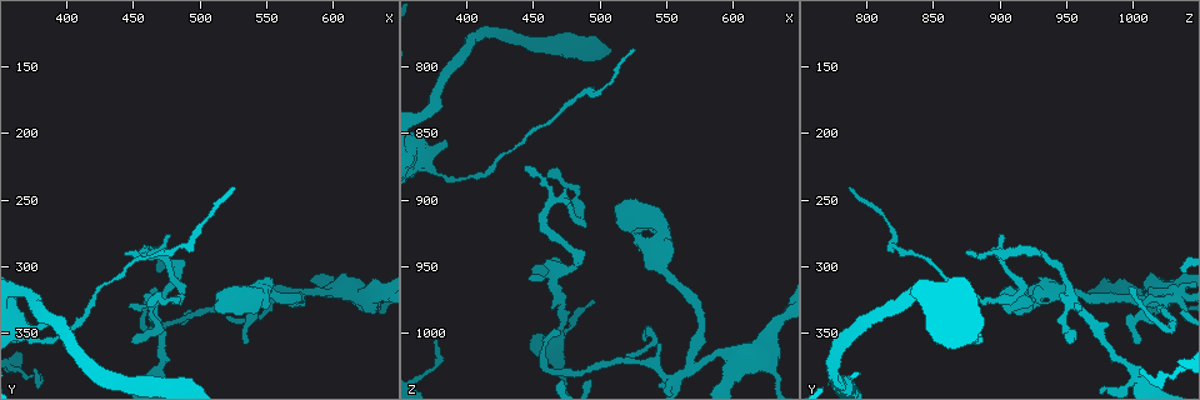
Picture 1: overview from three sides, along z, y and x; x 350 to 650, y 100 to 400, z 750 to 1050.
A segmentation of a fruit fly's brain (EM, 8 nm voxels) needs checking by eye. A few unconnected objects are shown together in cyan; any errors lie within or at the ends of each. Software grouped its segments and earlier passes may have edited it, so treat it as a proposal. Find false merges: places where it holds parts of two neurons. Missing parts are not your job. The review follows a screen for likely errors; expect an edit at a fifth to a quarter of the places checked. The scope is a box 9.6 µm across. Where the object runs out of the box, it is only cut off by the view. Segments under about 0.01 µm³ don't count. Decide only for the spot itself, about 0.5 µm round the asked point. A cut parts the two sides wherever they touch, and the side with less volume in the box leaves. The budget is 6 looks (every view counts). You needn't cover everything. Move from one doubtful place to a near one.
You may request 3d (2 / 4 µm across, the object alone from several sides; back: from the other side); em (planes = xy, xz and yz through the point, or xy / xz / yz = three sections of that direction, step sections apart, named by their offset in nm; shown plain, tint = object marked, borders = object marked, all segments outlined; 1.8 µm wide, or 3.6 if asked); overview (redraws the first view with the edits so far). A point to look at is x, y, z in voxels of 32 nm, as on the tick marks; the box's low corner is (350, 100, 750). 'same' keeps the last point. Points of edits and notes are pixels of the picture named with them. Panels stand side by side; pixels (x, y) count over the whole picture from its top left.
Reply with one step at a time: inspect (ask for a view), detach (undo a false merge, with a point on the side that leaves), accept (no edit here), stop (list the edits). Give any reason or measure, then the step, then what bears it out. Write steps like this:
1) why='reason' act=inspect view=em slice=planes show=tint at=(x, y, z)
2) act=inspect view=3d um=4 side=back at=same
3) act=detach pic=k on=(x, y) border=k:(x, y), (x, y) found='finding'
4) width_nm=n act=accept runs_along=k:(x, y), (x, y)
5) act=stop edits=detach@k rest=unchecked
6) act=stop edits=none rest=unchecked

why='abrupt turn' act=inspect view=em slice=yz step=8 show=plain at=(464, 292, 902)

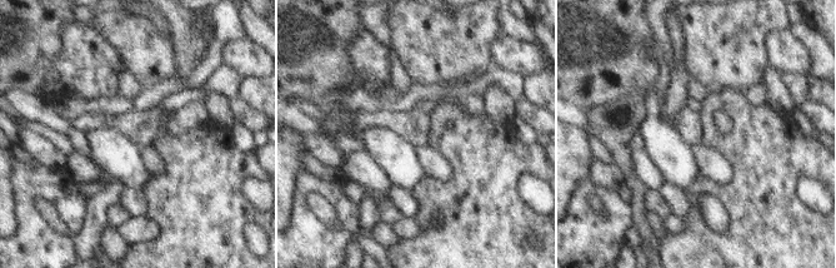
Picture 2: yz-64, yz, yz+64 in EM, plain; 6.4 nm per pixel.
why='with the object marked' act=inspect view=em slice=yz step=8 show=tint at=same

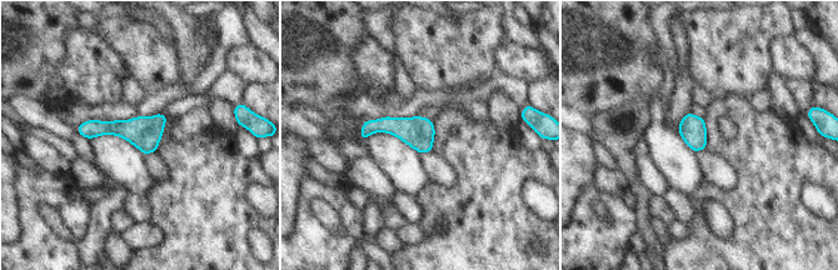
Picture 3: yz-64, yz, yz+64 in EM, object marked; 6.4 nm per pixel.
act=accept runs_along=3:(163, 119), (151, 128), (80, 129) found='all the same neuron'

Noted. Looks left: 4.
why='a fork' act=inspect view=em slice=xy step=16 show=tint at=(466, 328, 954)

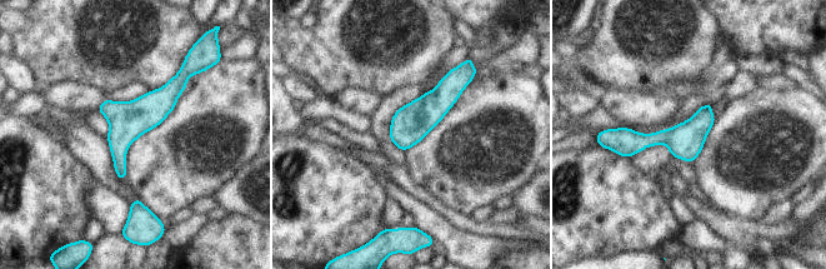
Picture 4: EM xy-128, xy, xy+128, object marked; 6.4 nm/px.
act=inspect view=em slice=planes show=tint at=same

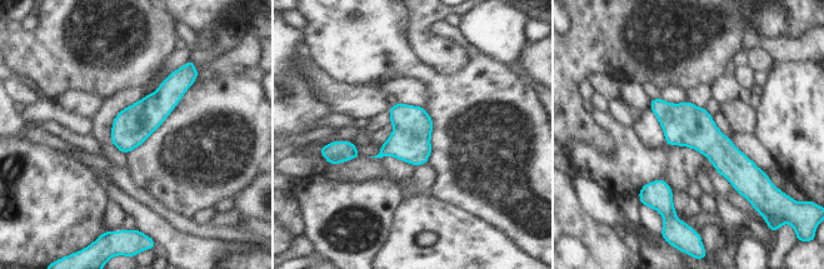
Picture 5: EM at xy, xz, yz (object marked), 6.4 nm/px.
act=accept runs_along=5:(653, 103), (757, 173) found='one neuron here'

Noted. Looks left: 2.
why='three-way junction' act=inspect view=3d um=2 side=back at=(570, 322, 1024)

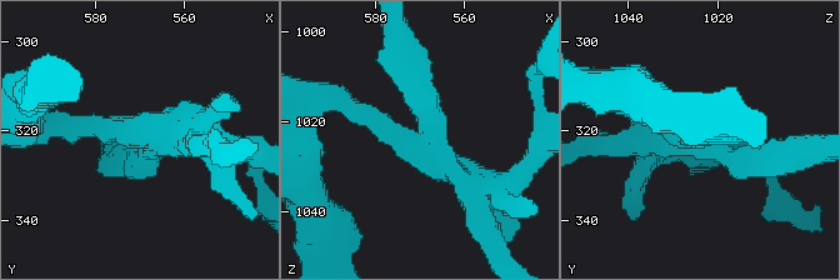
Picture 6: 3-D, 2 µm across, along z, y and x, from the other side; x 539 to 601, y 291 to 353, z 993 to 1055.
why='now the EM' act=inspect view=em um=3.6 slice=planes show=tint at=(571, 320, 1025)

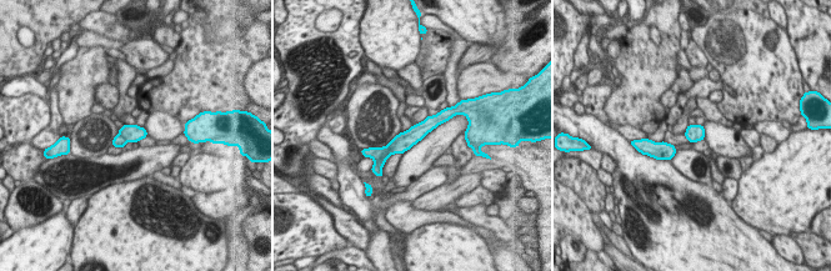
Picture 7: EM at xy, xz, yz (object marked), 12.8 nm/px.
width_nm=220 act=detach pic=7 on=(119, 141) border=7:(119, 134), (126, 141) found='two neurons meet here'

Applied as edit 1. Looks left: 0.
act=stop edits=detach@7 rest=unchecked

